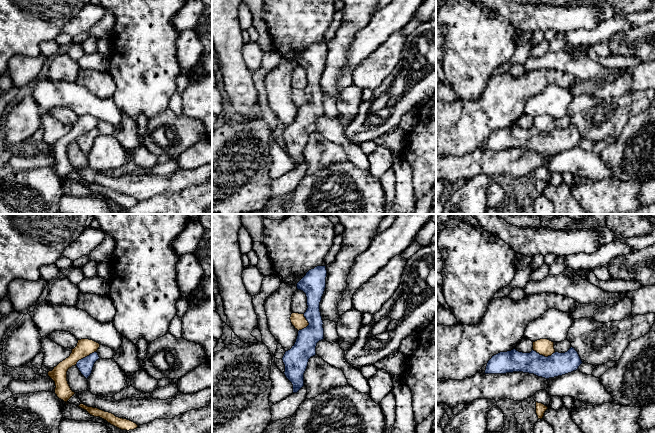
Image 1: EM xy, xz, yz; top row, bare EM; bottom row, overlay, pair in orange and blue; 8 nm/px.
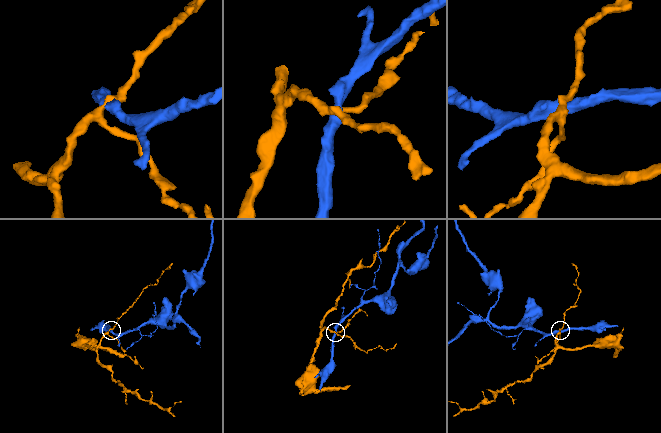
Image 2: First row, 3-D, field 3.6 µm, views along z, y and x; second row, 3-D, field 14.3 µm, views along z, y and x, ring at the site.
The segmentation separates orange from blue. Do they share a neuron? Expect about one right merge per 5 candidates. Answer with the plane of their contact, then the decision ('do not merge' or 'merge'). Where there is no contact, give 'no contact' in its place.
xy | do not merge

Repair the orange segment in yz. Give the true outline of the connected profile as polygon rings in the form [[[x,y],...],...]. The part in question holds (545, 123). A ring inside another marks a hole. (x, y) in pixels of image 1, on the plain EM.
[[[540,115],[533,118],[533,126],[545,133],[551,132],[555,129],[554,118],[548,115]]]

